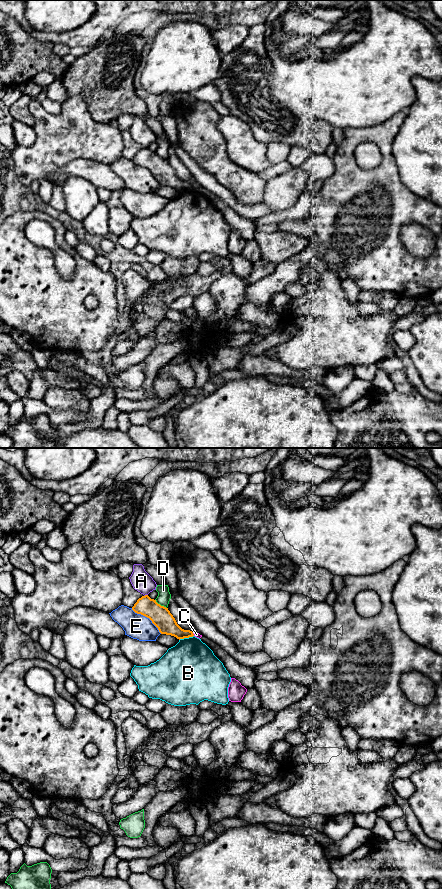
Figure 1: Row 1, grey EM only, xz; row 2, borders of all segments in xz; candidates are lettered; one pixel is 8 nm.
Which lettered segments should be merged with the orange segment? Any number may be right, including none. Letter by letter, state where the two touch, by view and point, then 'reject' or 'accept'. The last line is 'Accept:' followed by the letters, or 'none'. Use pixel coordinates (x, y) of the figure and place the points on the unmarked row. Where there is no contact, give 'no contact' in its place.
A: xz (145, 147) | reject
B: xz (186, 189) | reject
C: xz (193, 186) | reject
D: xz (159, 156) | reject
E: xz (147, 169) | reject
Accept: none

